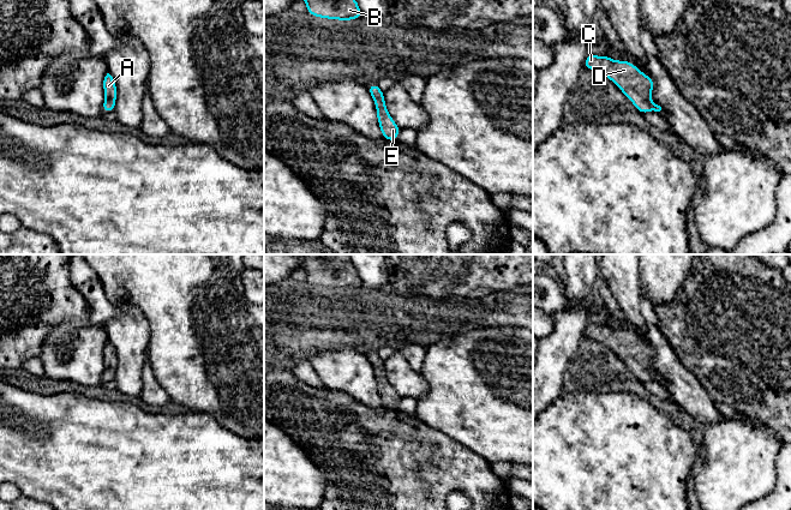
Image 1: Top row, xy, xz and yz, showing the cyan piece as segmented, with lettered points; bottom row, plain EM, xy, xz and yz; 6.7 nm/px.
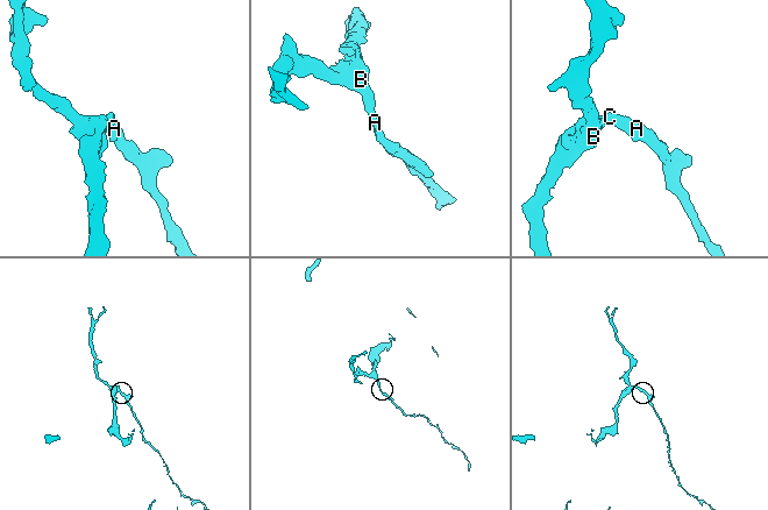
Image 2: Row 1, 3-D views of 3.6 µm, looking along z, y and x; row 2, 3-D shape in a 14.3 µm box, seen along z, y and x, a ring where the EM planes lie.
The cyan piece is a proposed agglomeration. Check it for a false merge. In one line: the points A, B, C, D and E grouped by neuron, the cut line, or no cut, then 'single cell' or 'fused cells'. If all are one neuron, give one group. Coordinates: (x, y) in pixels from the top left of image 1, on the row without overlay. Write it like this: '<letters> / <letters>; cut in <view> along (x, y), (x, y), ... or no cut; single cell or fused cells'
A B C D E; no cut; single cell

